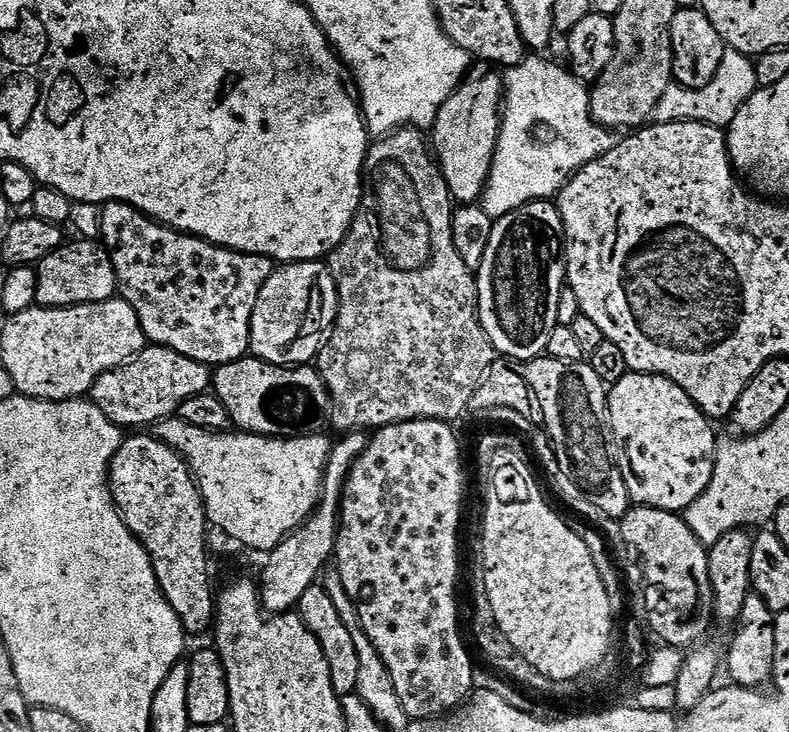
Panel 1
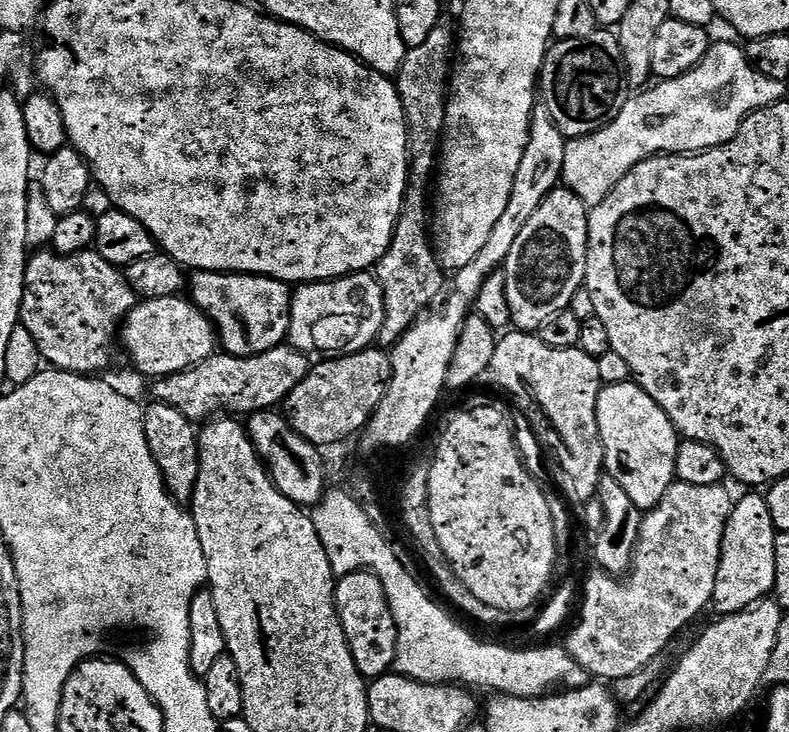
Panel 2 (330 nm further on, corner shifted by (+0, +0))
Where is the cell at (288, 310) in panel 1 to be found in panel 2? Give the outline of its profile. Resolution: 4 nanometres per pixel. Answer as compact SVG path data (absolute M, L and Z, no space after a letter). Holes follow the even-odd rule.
M371 271L354 272L341 280L301 284L293 291L288 340L291 347L305 354L360 352L377 343L383 321L384 291L379 279Z

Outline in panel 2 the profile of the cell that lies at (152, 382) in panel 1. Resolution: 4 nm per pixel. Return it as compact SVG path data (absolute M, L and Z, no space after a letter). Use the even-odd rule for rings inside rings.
M291 346L271 348L257 356L217 354L206 358L200 364L195 364L192 368L187 368L185 372L175 372L169 376L159 377L153 383L156 384L152 388L153 394L156 395L153 397L161 404L174 406L193 422L204 422L209 418L219 417L221 414L235 414L237 417L244 418L253 412L275 409L283 402L290 394L290 390L294 390L294 386L298 386L298 382L306 378L310 367L308 360L309 357L305 353Z

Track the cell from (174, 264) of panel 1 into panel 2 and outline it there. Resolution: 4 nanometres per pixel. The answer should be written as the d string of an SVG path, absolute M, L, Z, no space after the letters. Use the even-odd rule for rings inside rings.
M197 272L190 276L190 299L208 315L216 328L218 344L230 356L257 356L271 348L281 347L288 340L288 327L292 317L293 289L272 276L252 276L249 272Z

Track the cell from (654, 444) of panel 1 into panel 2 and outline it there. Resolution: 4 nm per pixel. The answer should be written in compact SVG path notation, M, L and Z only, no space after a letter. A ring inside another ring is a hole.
M629 382L627 384L605 384L600 389L598 398L598 430L604 443L604 462L609 473L616 477L618 486L630 494L634 506L641 510L657 508L662 498L671 490L676 480L676 460L680 456L680 445L682 437L672 425L672 419L646 394L639 383Z

